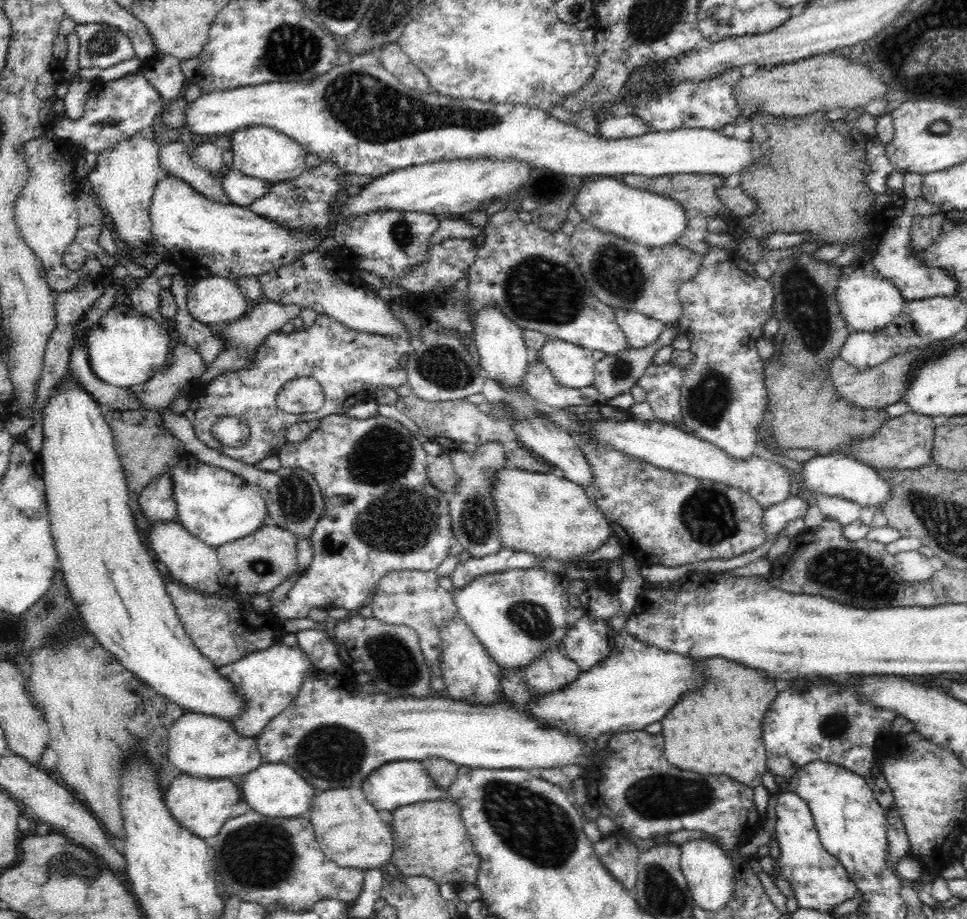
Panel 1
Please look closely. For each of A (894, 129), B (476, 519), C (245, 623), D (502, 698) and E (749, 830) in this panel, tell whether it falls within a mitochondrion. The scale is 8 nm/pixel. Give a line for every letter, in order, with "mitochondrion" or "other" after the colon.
A: other
B: mitochondrion
C: other
D: other
E: other

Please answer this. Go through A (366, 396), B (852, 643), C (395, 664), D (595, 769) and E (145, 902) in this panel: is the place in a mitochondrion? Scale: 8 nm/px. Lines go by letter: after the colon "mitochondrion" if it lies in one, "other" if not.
A: other
B: other
C: mitochondrion
D: other
E: other

